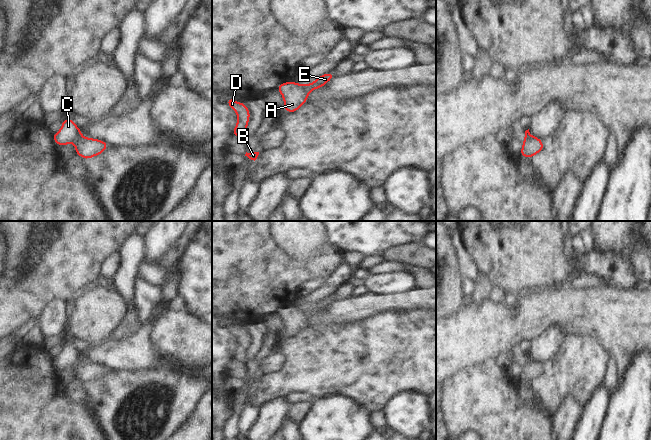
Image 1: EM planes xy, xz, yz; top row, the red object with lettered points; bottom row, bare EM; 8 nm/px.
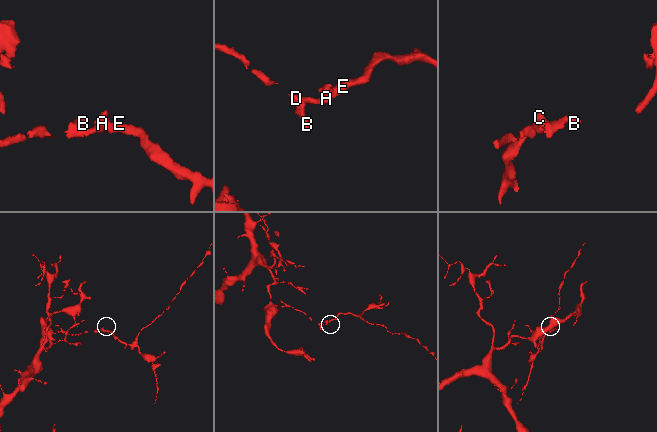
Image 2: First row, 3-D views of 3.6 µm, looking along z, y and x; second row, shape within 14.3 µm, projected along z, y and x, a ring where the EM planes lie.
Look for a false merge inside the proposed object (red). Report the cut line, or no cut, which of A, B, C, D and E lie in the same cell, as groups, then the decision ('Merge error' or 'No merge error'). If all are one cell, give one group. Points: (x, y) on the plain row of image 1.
No split. Groups: A B C D E. No merge error

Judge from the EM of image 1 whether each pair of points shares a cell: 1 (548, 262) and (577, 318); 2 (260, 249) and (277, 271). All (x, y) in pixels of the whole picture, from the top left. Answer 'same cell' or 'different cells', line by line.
1: different cells
2: same cell

